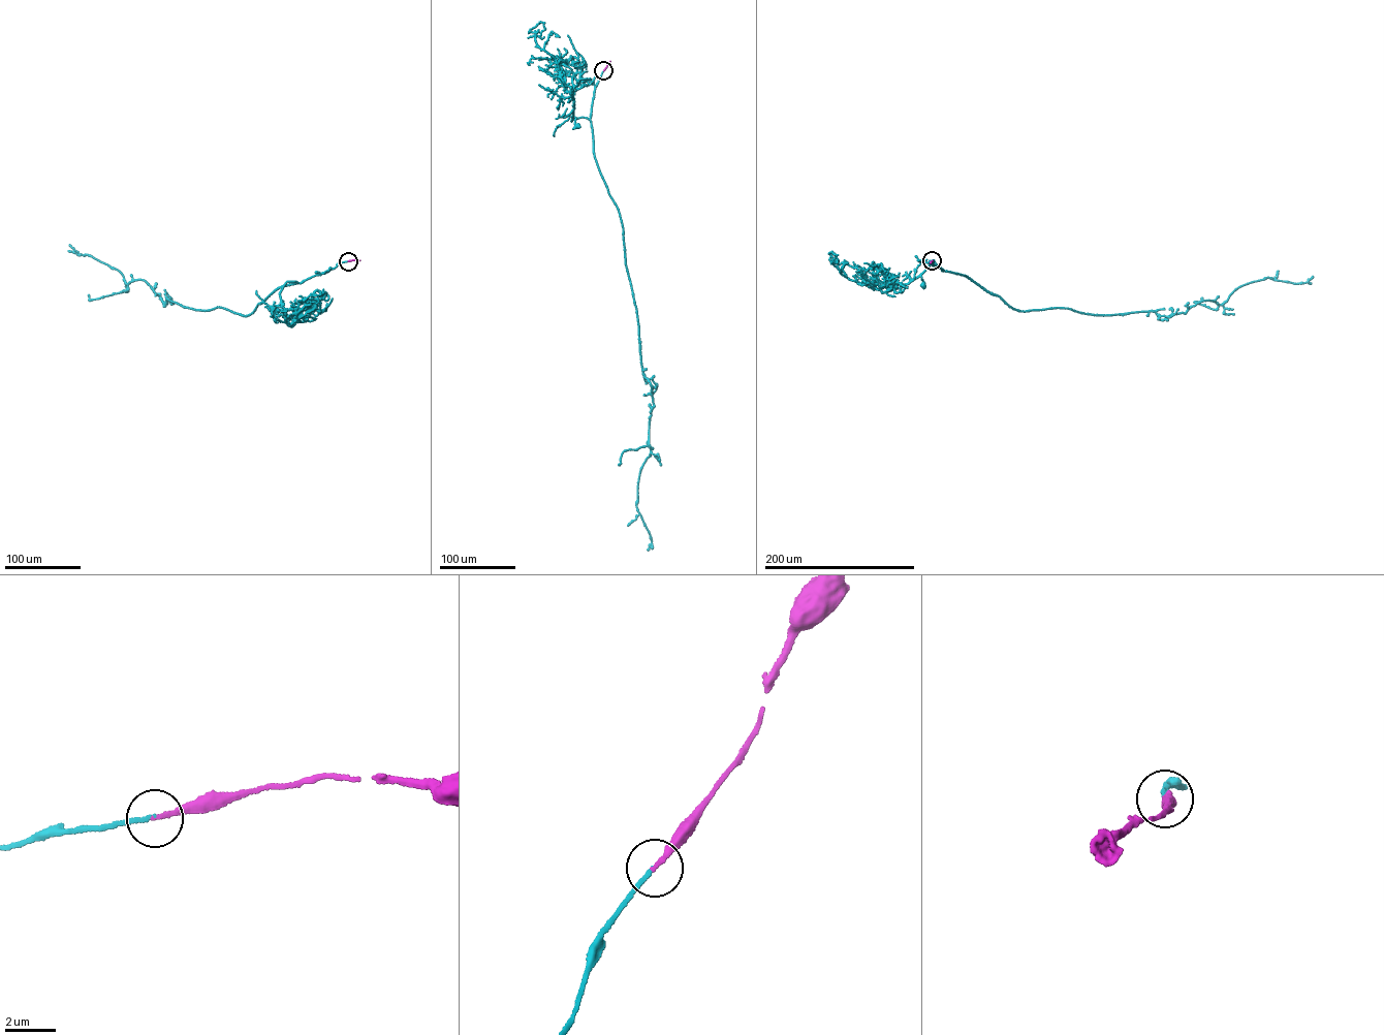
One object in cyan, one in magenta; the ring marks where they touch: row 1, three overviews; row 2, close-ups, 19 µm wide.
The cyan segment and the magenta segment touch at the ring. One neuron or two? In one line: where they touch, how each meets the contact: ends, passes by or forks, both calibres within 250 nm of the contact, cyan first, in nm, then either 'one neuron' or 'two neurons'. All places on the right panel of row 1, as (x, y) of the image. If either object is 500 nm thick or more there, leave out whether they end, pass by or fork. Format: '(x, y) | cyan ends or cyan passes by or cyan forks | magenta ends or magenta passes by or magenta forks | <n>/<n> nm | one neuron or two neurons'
(932, 260) | cyan ends | magenta ends | 160/170 nm | one neuron

